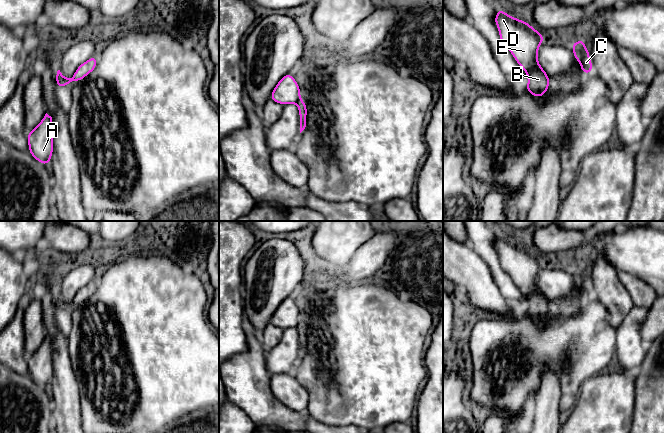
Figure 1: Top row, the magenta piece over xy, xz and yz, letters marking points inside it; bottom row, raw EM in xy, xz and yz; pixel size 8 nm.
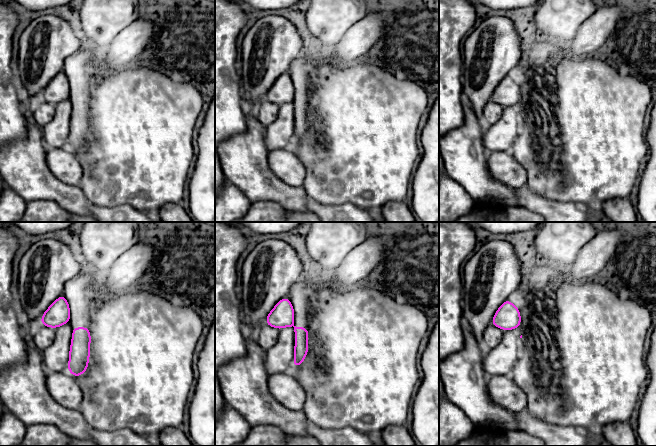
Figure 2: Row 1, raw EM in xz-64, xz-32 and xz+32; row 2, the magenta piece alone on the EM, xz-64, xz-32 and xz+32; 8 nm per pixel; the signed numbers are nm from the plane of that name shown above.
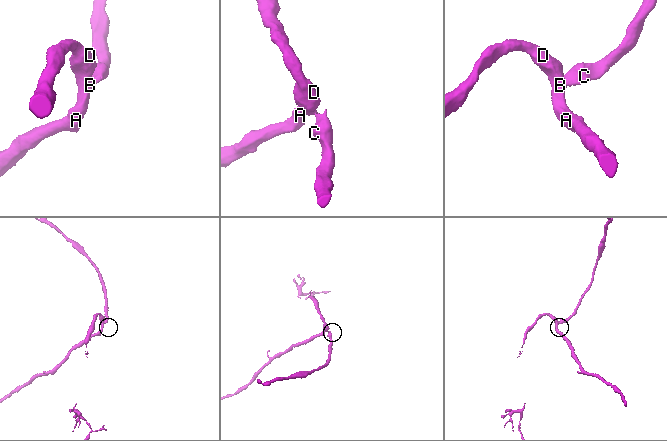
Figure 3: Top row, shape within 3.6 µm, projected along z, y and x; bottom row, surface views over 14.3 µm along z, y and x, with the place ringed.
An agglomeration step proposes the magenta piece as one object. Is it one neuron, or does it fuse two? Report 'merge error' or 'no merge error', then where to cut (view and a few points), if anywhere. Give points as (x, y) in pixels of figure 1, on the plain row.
merge error; cut in xz along (299, 321), (296, 326)

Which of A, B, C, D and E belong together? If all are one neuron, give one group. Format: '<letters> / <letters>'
A B D E / C

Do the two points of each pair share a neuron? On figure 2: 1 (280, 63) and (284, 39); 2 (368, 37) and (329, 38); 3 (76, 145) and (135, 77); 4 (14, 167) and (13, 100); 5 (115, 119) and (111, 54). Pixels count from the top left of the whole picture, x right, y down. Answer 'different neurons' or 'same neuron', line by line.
1: same neuron
2: different neurons
3: different neurons
4: different neurons
5: different neurons

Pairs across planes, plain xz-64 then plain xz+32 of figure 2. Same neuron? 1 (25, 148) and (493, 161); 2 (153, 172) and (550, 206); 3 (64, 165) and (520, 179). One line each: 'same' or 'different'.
1: different
2: different
3: same

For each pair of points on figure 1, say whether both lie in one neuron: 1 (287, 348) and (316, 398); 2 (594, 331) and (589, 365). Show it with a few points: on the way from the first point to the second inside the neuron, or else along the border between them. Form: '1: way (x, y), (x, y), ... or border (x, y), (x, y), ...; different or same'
1: border (296, 365), (291, 372); different
2: way (594, 339), (594, 344), (589, 350), (589, 357); same

